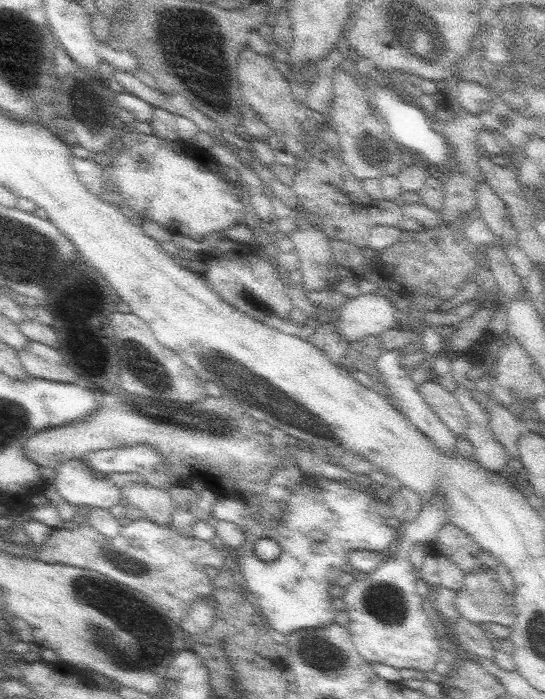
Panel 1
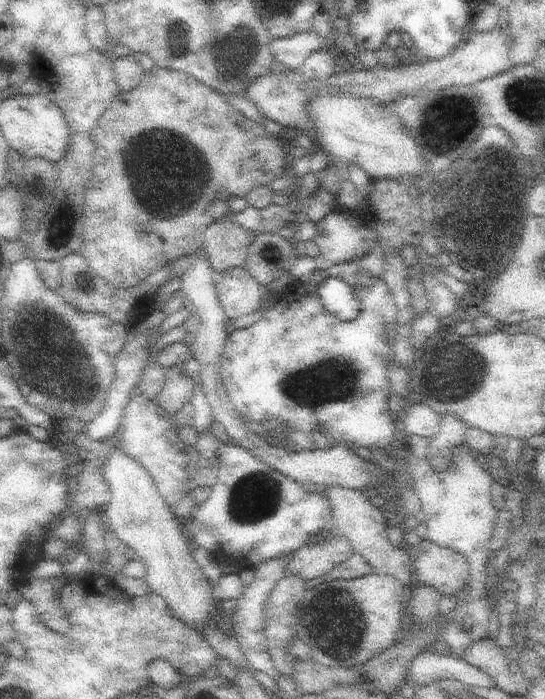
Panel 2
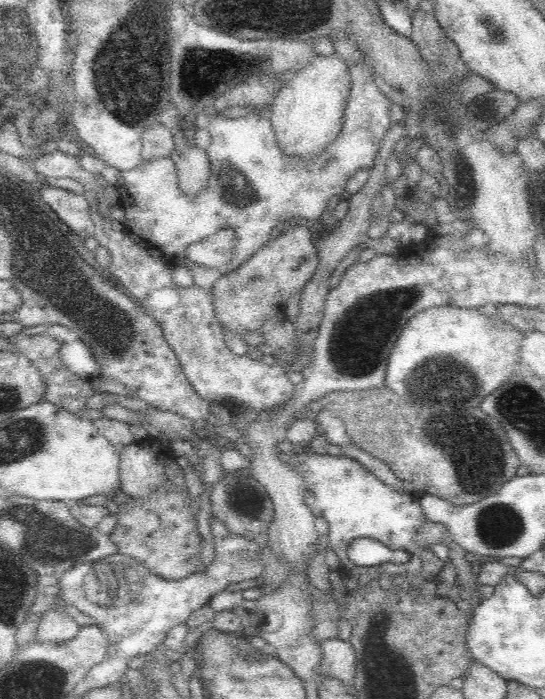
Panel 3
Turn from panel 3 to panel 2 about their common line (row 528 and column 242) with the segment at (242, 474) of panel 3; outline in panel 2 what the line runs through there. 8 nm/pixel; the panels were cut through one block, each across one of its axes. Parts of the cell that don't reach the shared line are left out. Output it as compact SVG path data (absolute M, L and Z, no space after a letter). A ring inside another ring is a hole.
M217 220L209 224L203 234L203 250L211 270L215 274L223 274L229 268L245 268L247 246L255 240L253 234L239 228L235 222Z

